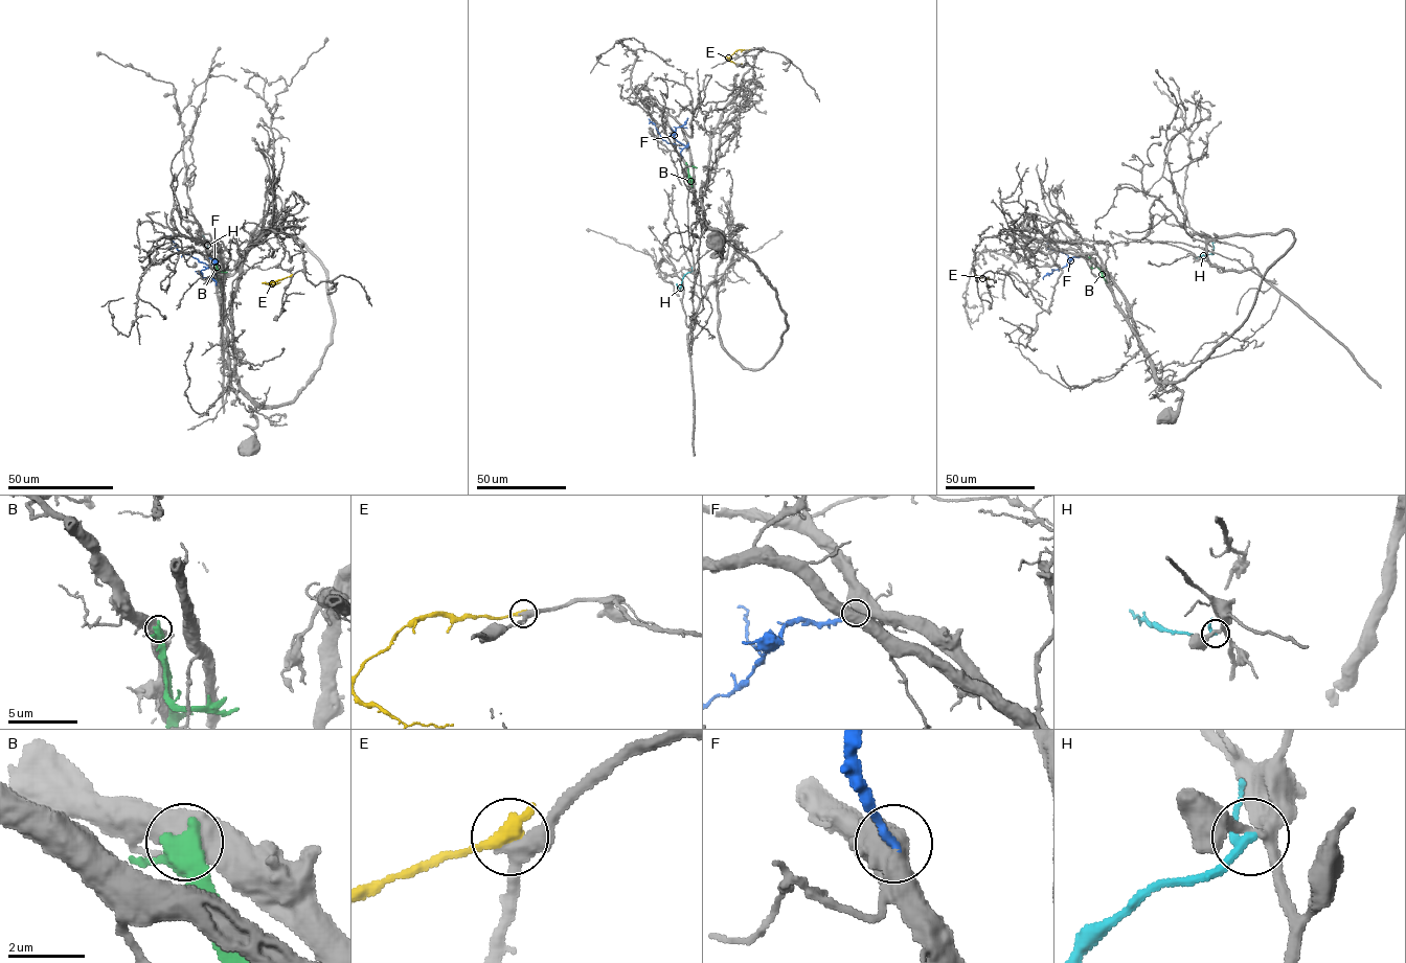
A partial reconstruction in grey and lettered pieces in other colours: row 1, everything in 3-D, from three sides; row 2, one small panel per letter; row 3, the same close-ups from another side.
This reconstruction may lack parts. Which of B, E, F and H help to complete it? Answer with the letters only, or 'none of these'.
F

